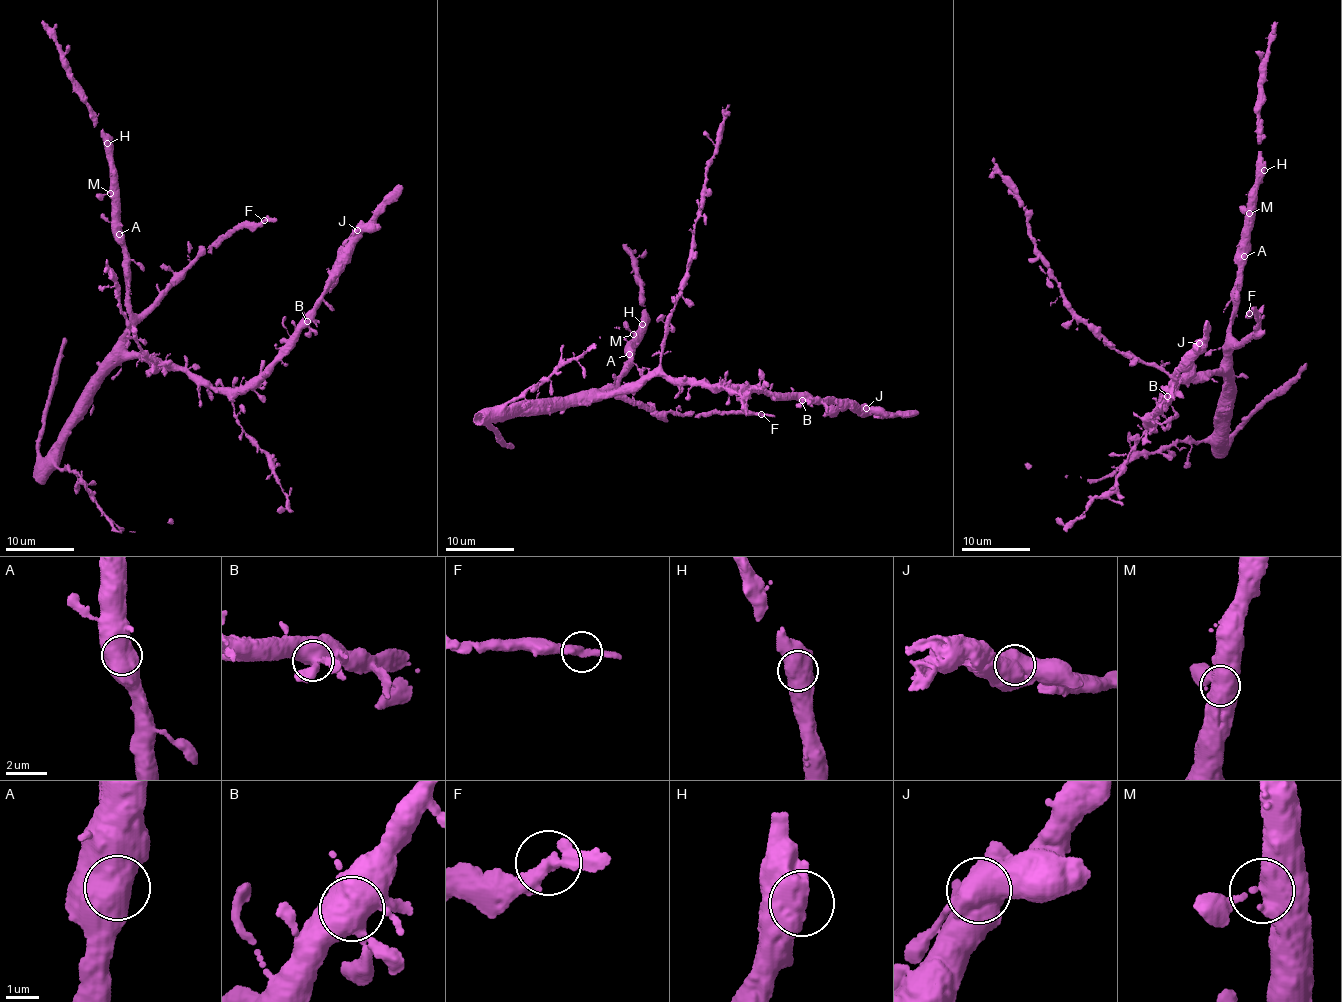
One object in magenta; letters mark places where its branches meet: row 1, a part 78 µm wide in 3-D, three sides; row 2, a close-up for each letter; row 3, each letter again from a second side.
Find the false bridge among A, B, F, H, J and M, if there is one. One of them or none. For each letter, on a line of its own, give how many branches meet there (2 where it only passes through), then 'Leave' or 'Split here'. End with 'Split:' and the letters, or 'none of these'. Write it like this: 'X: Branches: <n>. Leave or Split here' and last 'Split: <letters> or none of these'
A: Branches: 1. Leave
B: Branches: 5. Leave
F: Branches: 2. Leave
H: Branches: 2. Leave
J: Branches: 2. Split here
M: Branches: 2. Leave
Split: J

